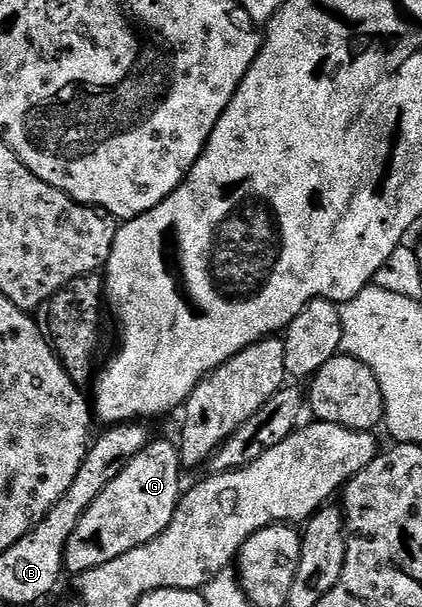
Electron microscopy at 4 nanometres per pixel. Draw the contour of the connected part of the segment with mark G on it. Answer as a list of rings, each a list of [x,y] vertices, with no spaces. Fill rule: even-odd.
[[[152,440],[131,462],[93,499],[89,511],[81,515],[81,523],[77,523],[77,531],[69,535],[69,543],[65,547],[64,570],[68,574],[81,575],[101,563],[109,563],[113,559],[121,559],[125,551],[133,551],[133,547],[141,547],[165,527],[173,519],[175,509],[179,506],[181,488],[179,489],[179,473],[181,462],[179,451],[174,440]]]

